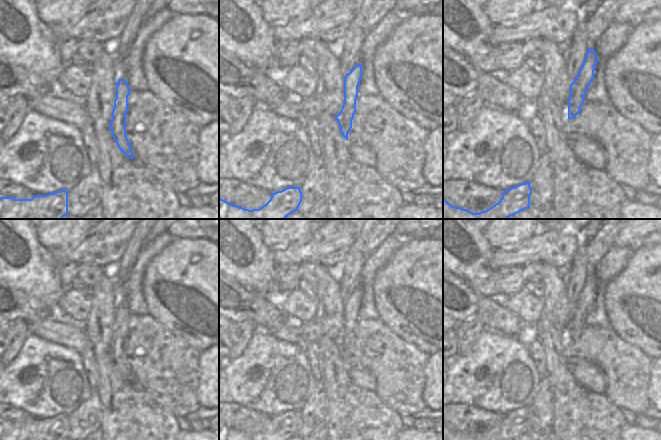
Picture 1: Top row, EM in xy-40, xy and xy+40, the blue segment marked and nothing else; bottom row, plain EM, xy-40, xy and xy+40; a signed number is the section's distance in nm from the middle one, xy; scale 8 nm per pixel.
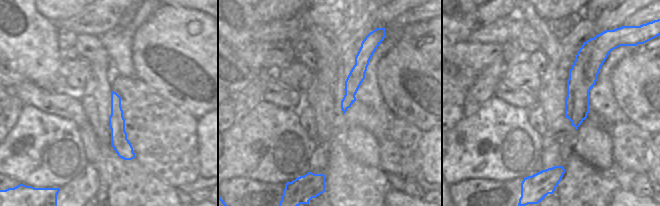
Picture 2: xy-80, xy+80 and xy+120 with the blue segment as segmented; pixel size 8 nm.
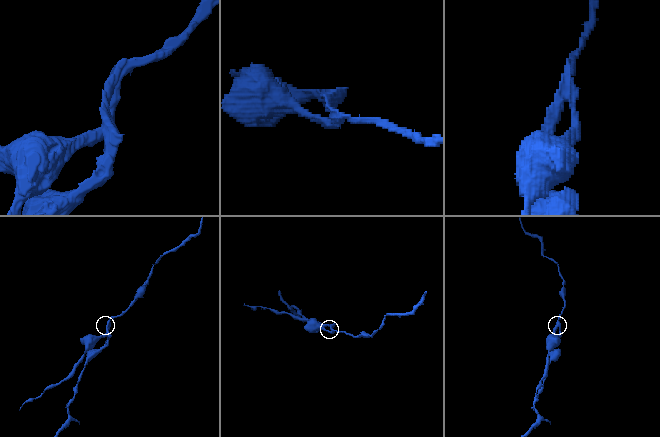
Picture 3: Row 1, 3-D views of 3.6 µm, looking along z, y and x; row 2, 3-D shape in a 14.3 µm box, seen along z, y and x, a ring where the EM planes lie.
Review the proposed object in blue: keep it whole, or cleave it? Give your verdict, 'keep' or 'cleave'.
cleave

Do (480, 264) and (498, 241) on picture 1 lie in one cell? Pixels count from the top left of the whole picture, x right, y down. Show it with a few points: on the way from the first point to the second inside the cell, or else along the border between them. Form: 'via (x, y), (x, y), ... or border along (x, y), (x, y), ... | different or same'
border along (483, 231), (485, 239), (493, 249) | different

